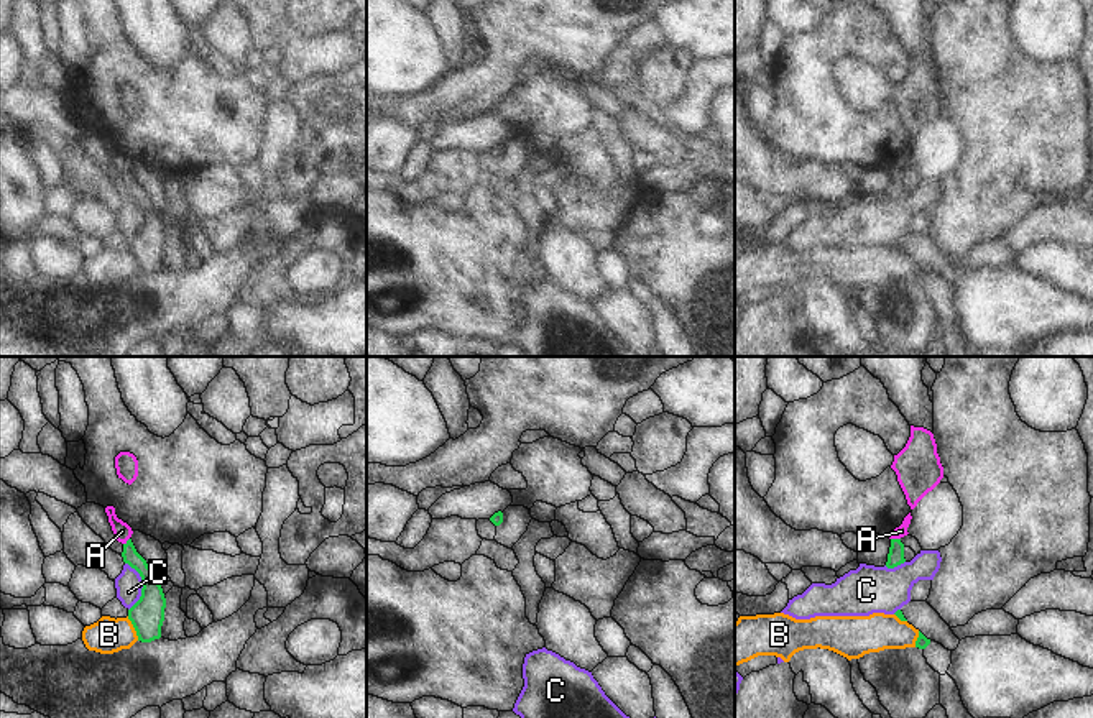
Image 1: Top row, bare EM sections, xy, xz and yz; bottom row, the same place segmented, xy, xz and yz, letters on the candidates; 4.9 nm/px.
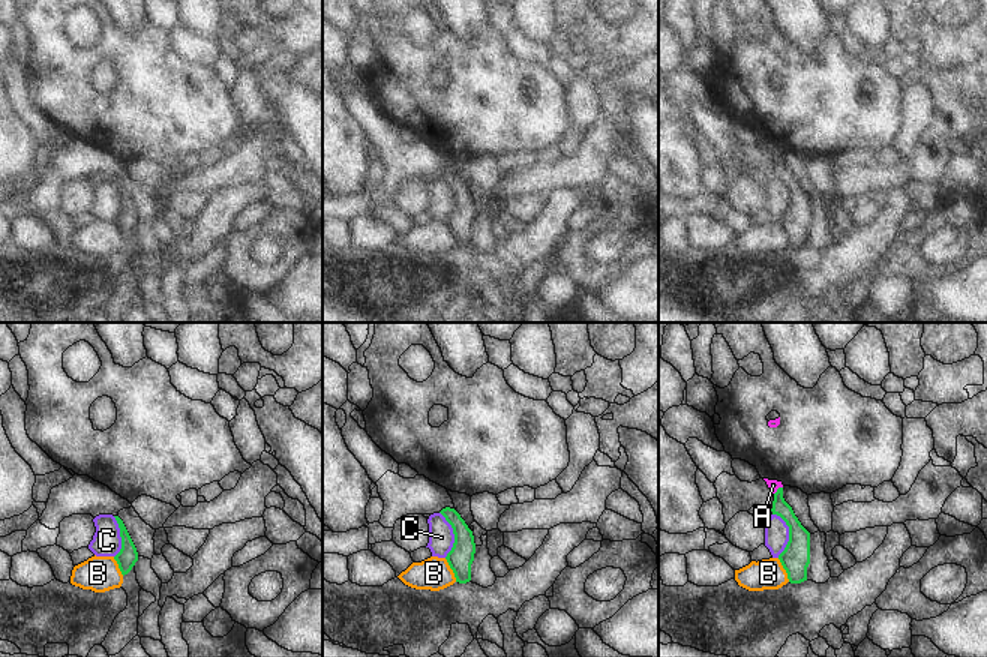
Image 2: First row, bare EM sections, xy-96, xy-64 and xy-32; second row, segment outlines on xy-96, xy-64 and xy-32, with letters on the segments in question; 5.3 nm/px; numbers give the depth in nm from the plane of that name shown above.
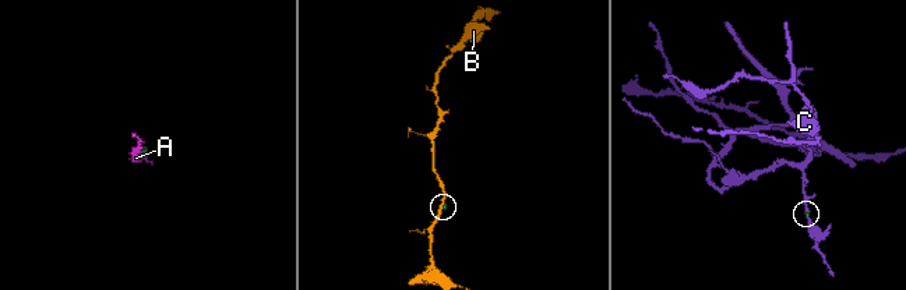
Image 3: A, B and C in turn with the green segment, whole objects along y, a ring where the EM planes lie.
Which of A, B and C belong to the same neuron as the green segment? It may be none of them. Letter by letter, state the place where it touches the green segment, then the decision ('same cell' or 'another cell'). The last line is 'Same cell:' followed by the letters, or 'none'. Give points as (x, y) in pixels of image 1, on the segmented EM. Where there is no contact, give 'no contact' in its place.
A: contact yz (896, 539); same cell
B: contact xy (133, 626); another cell
C: contact xy (143, 585); another cell
Same cell: A

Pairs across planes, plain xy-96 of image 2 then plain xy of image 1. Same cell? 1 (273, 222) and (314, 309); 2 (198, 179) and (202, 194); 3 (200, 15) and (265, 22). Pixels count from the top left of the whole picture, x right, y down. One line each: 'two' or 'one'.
1: two
2: one
3: two

